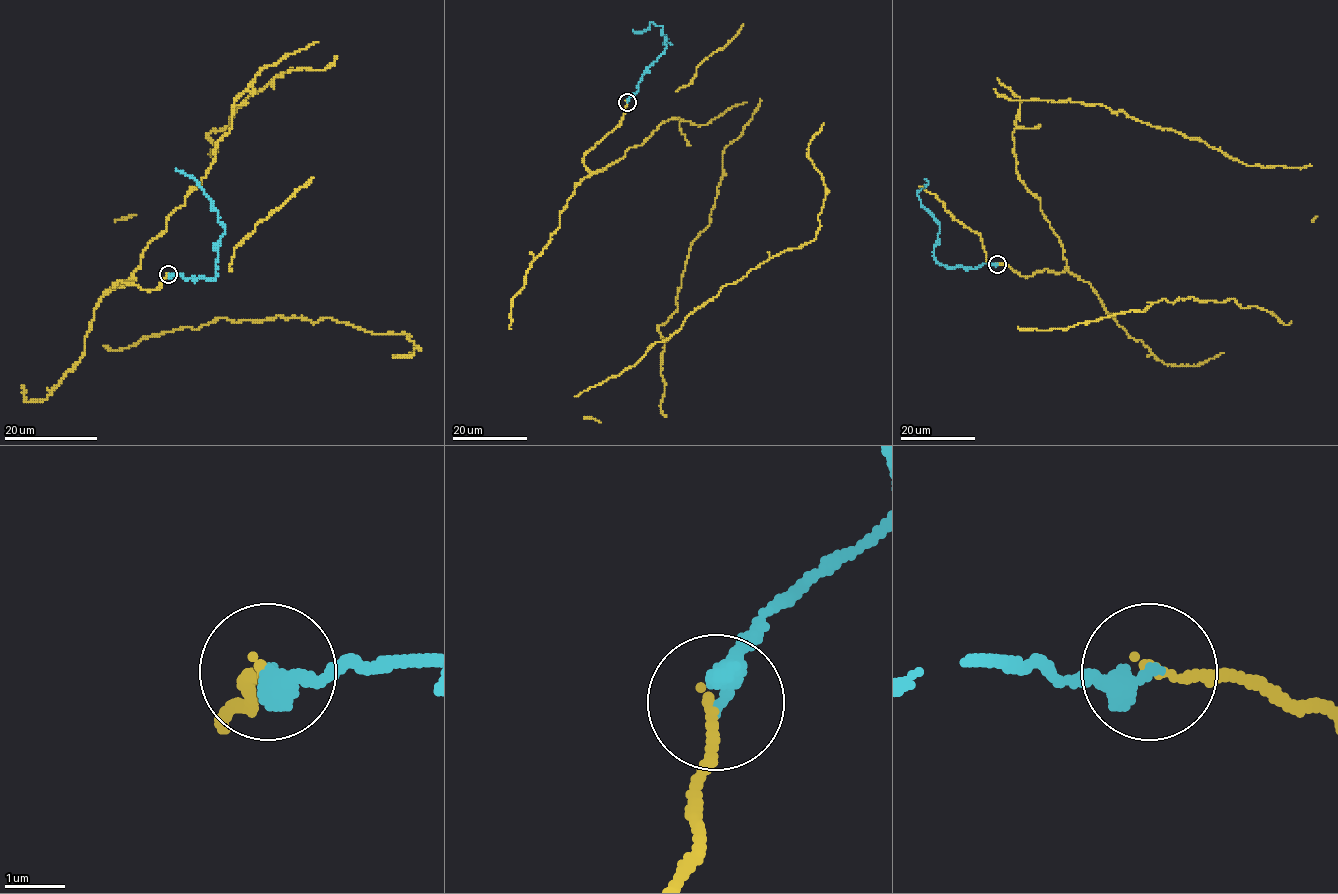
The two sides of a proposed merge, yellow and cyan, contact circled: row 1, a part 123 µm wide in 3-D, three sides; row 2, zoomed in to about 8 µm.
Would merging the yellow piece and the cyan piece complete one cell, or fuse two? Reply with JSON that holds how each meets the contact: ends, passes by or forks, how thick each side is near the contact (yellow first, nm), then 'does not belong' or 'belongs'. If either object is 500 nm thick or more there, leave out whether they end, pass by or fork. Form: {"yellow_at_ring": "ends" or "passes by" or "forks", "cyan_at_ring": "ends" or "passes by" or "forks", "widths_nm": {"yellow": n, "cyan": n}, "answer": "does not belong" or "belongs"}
{"yellow_at_ring": "ends", "cyan_at_ring": "ends", "widths_nm": {"yellow": 170, "cyan": 400}, "answer": "belongs"}

